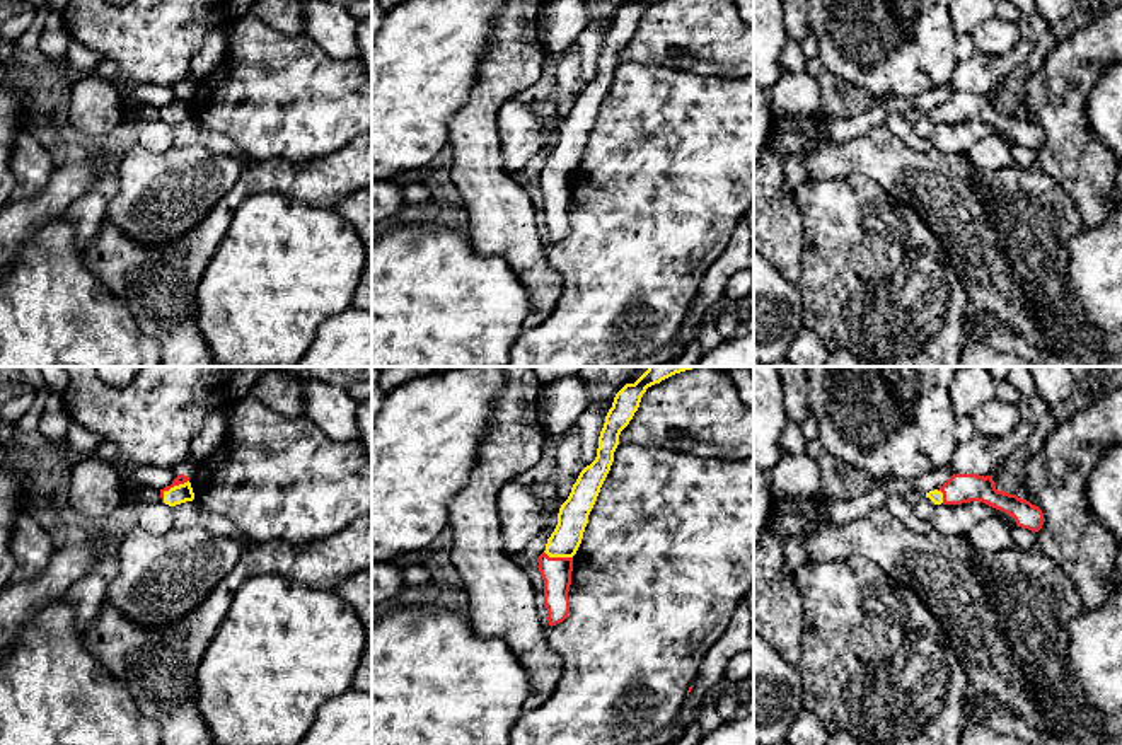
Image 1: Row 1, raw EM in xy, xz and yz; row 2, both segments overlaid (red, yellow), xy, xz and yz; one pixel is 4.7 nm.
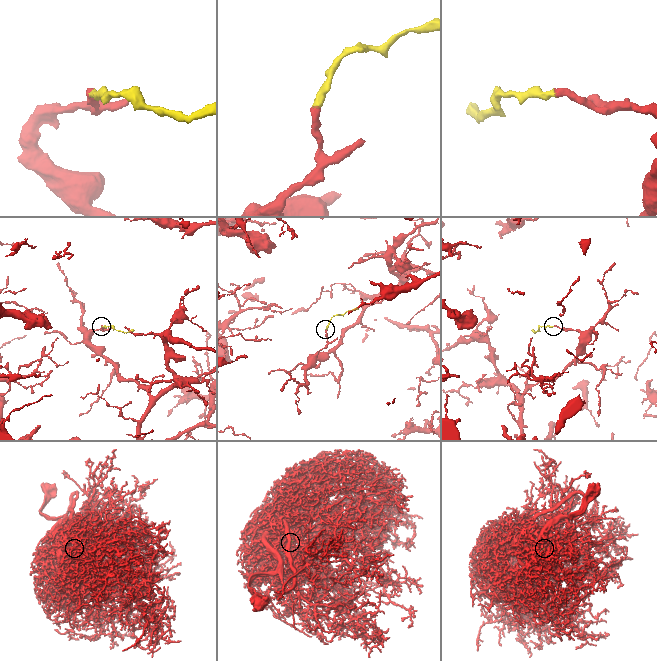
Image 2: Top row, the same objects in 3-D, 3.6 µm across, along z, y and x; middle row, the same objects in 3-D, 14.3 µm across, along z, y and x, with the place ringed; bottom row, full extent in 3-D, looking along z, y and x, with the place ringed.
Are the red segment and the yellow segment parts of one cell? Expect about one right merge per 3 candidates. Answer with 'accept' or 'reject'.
accept

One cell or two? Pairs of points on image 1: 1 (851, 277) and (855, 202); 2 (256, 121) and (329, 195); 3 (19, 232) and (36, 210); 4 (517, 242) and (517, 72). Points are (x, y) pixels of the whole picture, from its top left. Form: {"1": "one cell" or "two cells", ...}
{"1": "one cell", "2": "two cells", "3": "one cell", "4": "one cell"}

